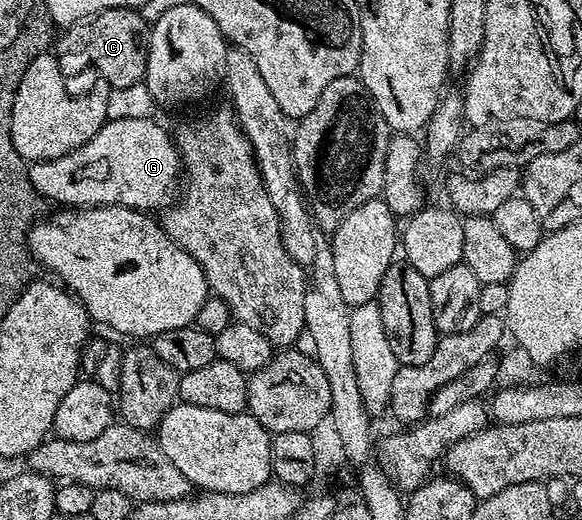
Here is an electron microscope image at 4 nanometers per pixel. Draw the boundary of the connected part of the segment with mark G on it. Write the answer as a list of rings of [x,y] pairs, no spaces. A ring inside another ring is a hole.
[[[153,118],[146,119],[136,119],[136,120],[128,120],[128,119],[111,119],[107,121],[106,124],[100,129],[100,133],[96,133],[96,137],[92,137],[92,141],[88,141],[84,145],[80,145],[80,149],[72,149],[72,153],[64,153],[64,157],[56,157],[52,161],[40,161],[39,163],[30,163],[28,166],[28,181],[32,181],[32,189],[36,189],[36,193],[43,199],[51,199],[52,202],[58,203],[54,205],[61,205],[66,209],[77,209],[80,207],[133,207],[136,211],[145,211],[149,212],[151,210],[150,207],[158,207],[157,209],[165,209],[171,204],[175,202],[176,192],[180,187],[180,156],[178,154],[178,146],[174,144],[171,132],[169,130],[165,131],[164,128],[161,127],[158,123],[153,123]]]

